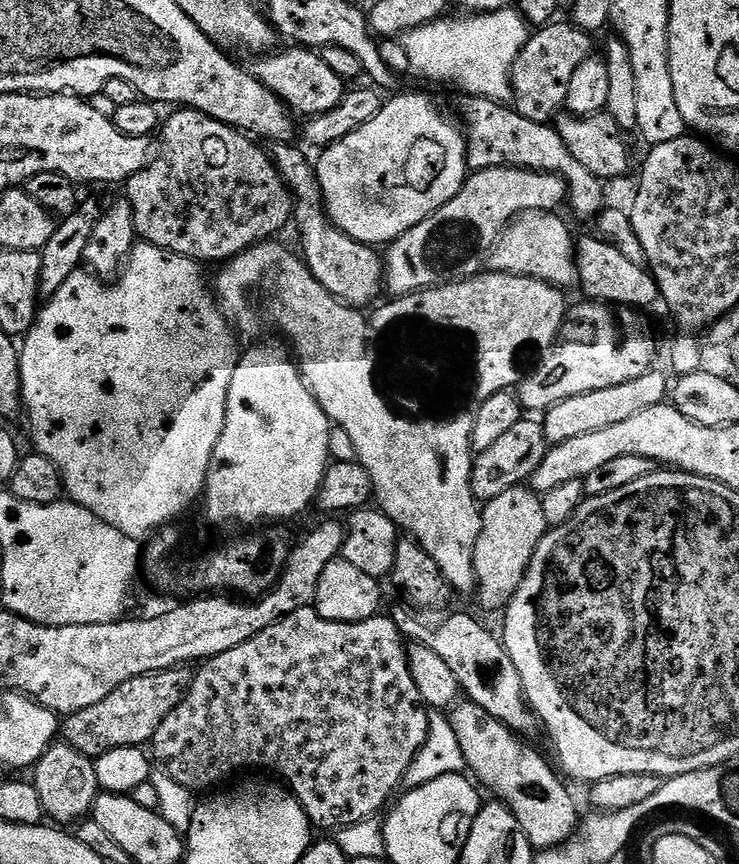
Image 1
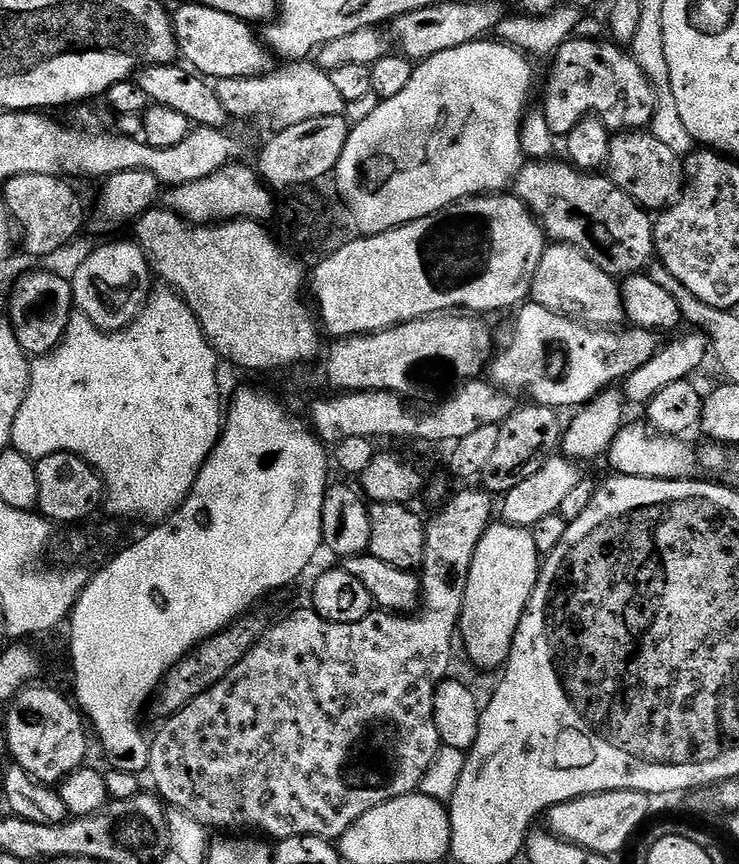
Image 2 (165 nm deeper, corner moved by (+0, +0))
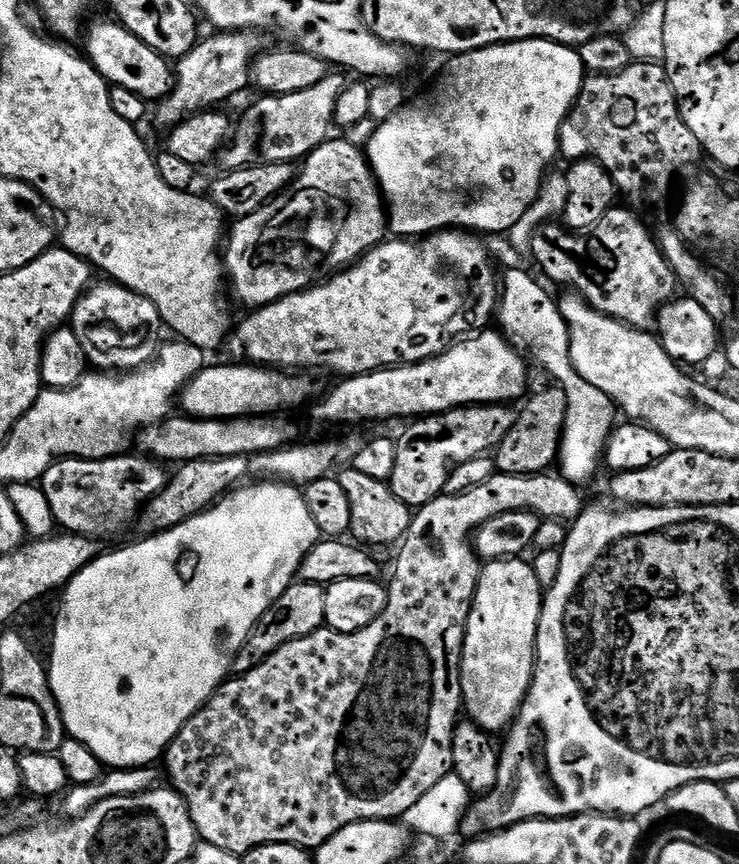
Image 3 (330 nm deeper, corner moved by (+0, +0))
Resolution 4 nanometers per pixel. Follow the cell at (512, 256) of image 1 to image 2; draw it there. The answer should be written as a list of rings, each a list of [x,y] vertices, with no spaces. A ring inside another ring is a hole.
[[[552,242],[545,247],[542,262],[538,262],[538,270],[534,274],[530,296],[535,303],[546,306],[546,310],[571,316],[573,320],[600,330],[623,325],[626,320],[617,281],[598,266],[594,266],[594,262],[572,244]]]

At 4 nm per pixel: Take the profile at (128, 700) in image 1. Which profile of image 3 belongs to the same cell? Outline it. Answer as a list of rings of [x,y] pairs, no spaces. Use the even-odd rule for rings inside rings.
[[[294,582],[284,591],[282,598],[266,610],[266,614],[252,631],[252,637],[242,646],[242,650],[236,656],[235,675],[241,676],[254,666],[266,662],[270,654],[274,654],[280,646],[286,646],[286,642],[294,642],[294,638],[306,638],[306,634],[314,634],[318,629],[325,627],[326,618],[326,594],[323,584],[305,584]]]

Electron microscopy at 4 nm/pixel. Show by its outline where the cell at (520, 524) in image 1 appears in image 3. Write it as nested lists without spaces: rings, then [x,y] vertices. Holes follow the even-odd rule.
[[[527,559],[490,560],[483,567],[480,581],[474,584],[472,609],[464,631],[460,685],[467,719],[483,732],[497,734],[511,728],[532,685],[542,589]]]

